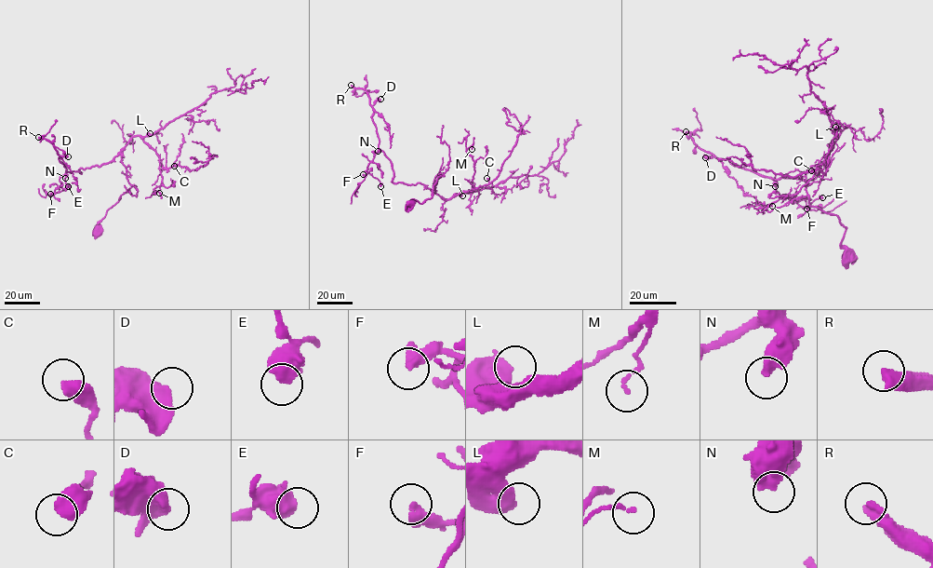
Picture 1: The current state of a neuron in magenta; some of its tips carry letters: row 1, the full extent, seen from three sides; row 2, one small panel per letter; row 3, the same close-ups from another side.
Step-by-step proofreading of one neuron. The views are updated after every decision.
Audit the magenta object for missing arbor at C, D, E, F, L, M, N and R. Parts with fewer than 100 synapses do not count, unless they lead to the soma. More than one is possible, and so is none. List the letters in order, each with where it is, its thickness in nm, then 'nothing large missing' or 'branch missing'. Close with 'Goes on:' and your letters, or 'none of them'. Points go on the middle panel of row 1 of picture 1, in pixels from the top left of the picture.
C: (486, 178) | 550 nm | nothing large missing
D: (380, 99) | 600 nm | nothing large missing
E: (380, 186) | 700 nm | nothing large missing
F: (363, 174) | 360 nm | nothing large missing
L: (462, 196) | 550 nm | nothing large missing
M: (472, 149) | 130 nm | nothing large missing
N: (378, 151) | 550 nm | nothing large missing
R: (351, 85) | 440 nm | branch missing
Goes on: R

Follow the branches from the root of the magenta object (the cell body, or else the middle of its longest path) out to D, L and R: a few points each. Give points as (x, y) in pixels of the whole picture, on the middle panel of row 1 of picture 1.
D: (409, 203), (429, 198), (444, 176), (434, 178), (434, 192), (392, 182), (371, 117), (380, 99)
L: (409, 203), (432, 196), (433, 185), (444, 176), (438, 173), (433, 189), (441, 197), (462, 196)
R: (409, 203), (429, 198), (444, 176), (434, 178), (434, 192), (419, 183), (393, 182), (369, 95), (351, 85)

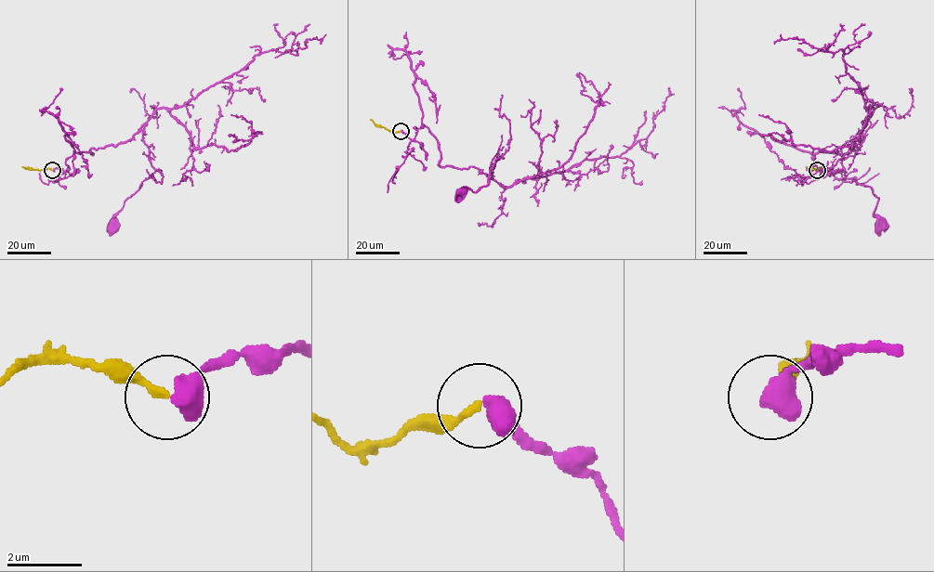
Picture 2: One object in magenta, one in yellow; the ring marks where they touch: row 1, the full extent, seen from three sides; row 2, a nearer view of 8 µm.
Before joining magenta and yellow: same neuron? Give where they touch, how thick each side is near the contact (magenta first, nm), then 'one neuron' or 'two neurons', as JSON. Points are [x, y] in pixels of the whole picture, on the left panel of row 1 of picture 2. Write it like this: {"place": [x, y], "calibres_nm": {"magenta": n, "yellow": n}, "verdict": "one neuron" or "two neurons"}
{"place": [52, 170], "calibres_nm": {"magenta": 650, "yellow": 190}, "verdict": "one neuron"}

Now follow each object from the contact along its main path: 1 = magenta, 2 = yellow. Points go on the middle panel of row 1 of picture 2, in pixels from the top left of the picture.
1: (401, 130), (413, 139), (424, 124), (440, 166), (491, 178), (492, 160), (503, 158), (486, 185), (461, 191)
2: (401, 130), (393, 133), (377, 126), (370, 119)

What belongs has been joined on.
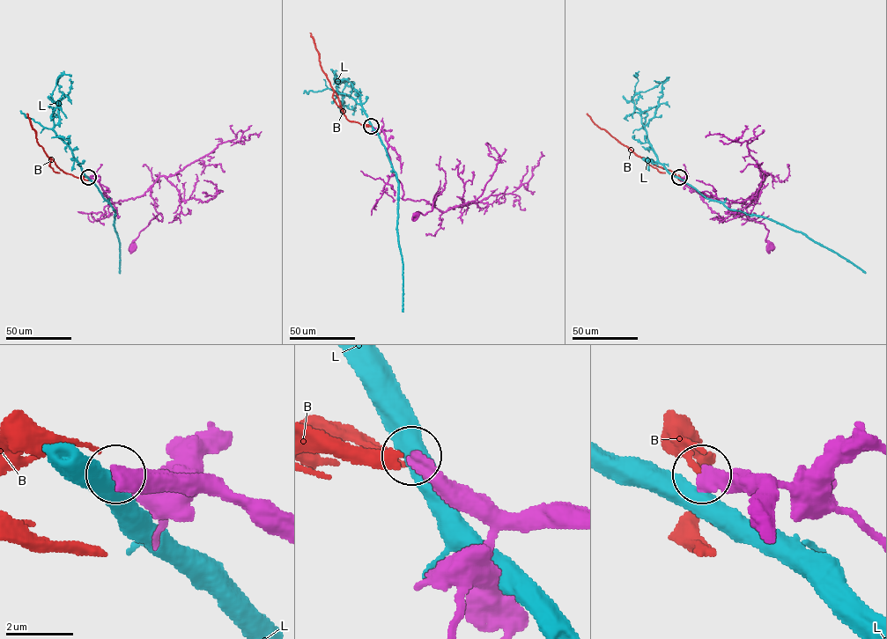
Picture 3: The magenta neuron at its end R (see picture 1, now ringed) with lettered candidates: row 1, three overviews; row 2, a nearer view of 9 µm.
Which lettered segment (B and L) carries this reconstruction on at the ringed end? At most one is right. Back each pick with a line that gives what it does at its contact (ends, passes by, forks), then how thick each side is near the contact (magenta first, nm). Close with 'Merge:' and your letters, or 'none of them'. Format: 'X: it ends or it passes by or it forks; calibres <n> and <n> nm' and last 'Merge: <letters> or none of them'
Merge: none of them

